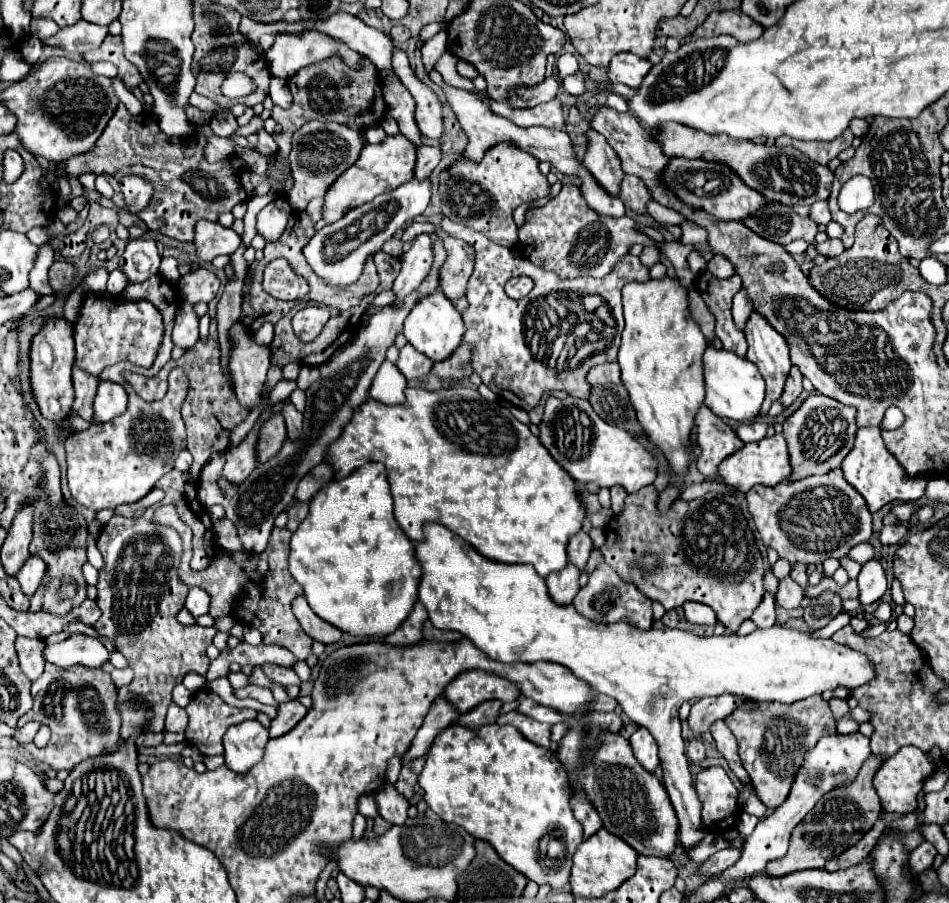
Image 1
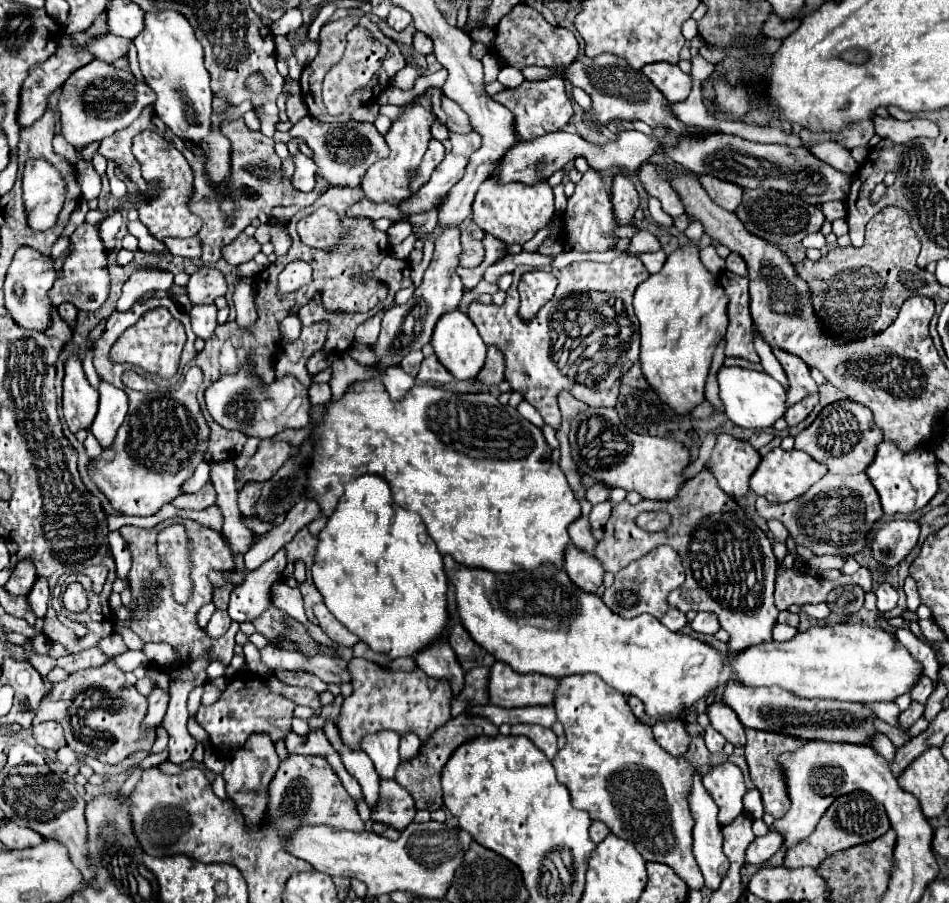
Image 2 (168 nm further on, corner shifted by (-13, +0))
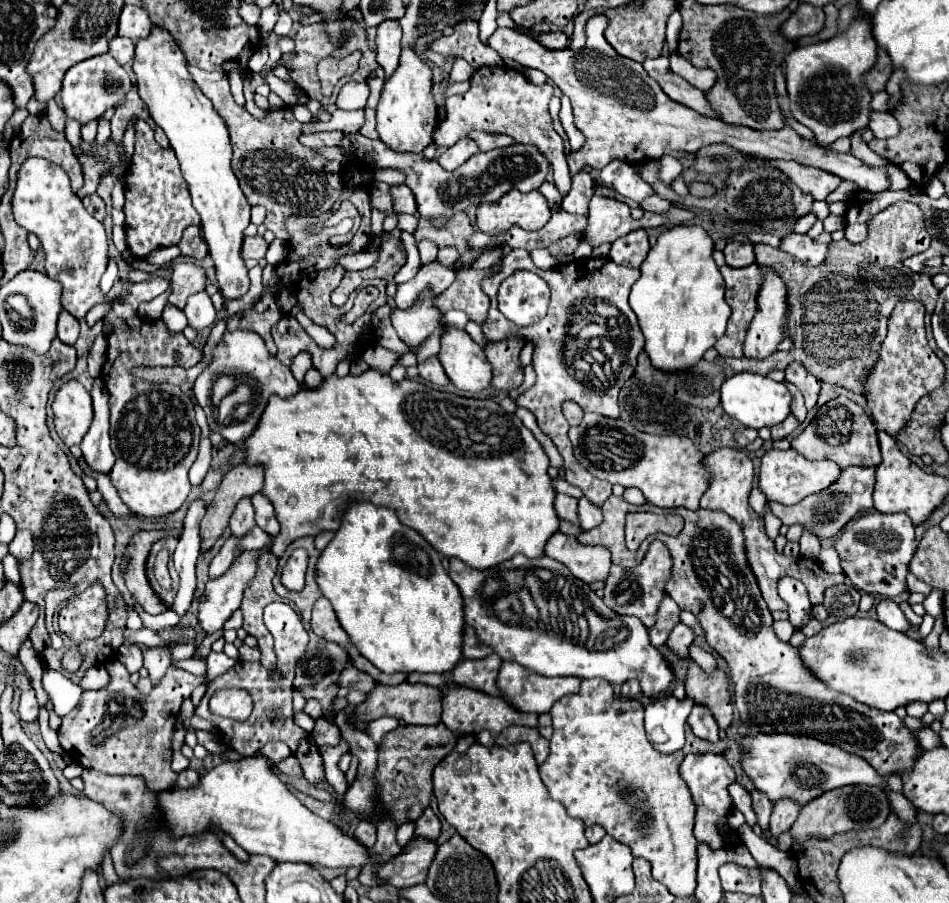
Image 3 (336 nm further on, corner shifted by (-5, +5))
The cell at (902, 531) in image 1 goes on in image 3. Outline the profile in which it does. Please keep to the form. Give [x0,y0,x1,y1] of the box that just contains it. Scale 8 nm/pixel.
[835,513,915,599]

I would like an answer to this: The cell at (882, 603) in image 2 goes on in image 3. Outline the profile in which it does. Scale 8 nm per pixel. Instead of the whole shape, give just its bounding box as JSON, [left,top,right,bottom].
[875,599,909,631]

